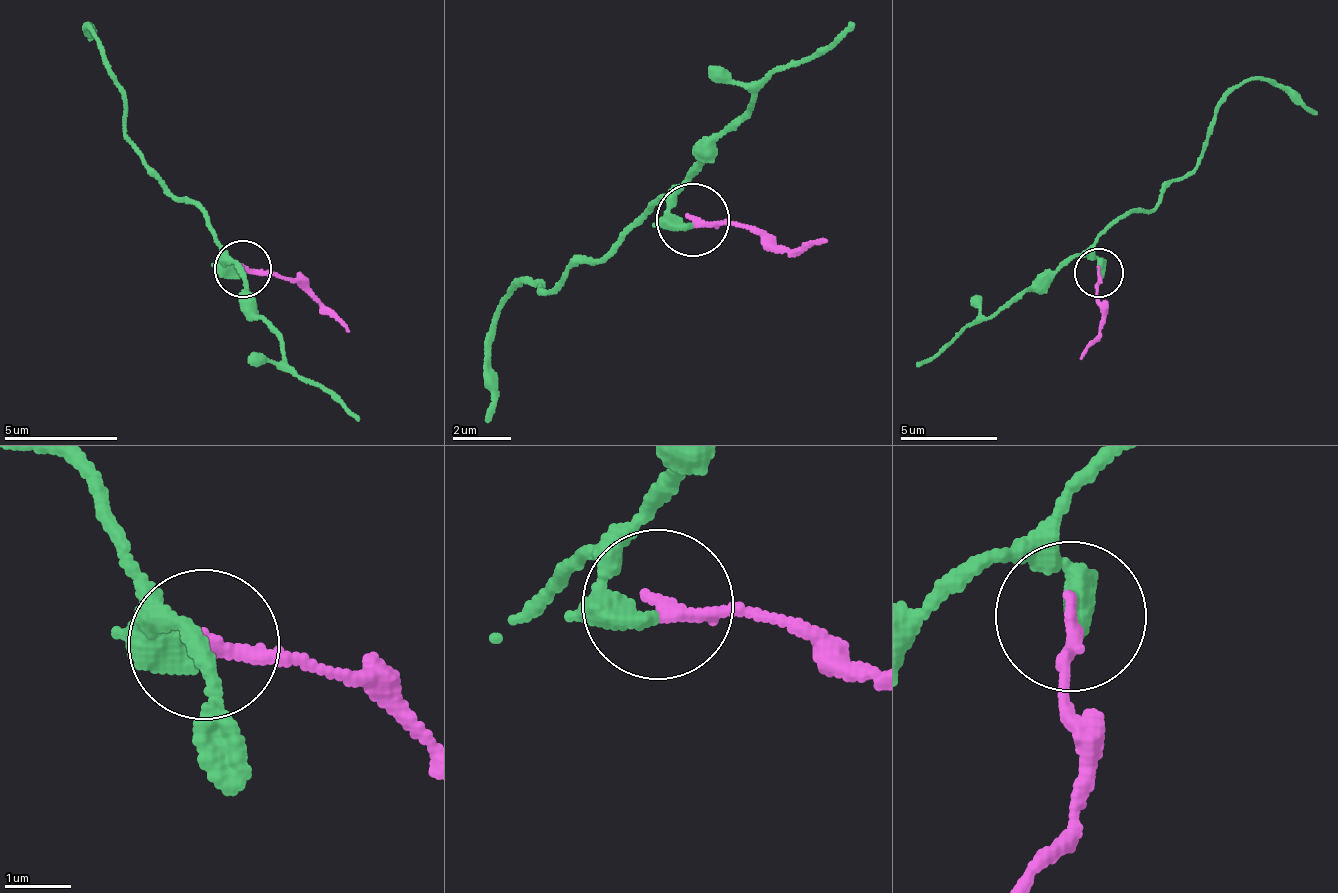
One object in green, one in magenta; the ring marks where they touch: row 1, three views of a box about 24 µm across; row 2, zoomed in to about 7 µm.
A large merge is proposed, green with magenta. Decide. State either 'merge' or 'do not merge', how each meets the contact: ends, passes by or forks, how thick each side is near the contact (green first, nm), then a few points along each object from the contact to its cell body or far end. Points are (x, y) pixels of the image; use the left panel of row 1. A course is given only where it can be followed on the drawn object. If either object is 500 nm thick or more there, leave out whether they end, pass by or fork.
do not merge | green ends | magenta ends | 460/200 nm | green via (238, 268), (194, 203), (168, 195), (136, 143), (120, 84), (85, 22), (88, 40) | magenta via (243, 271), (278, 271), (307, 288), (351, 329)

